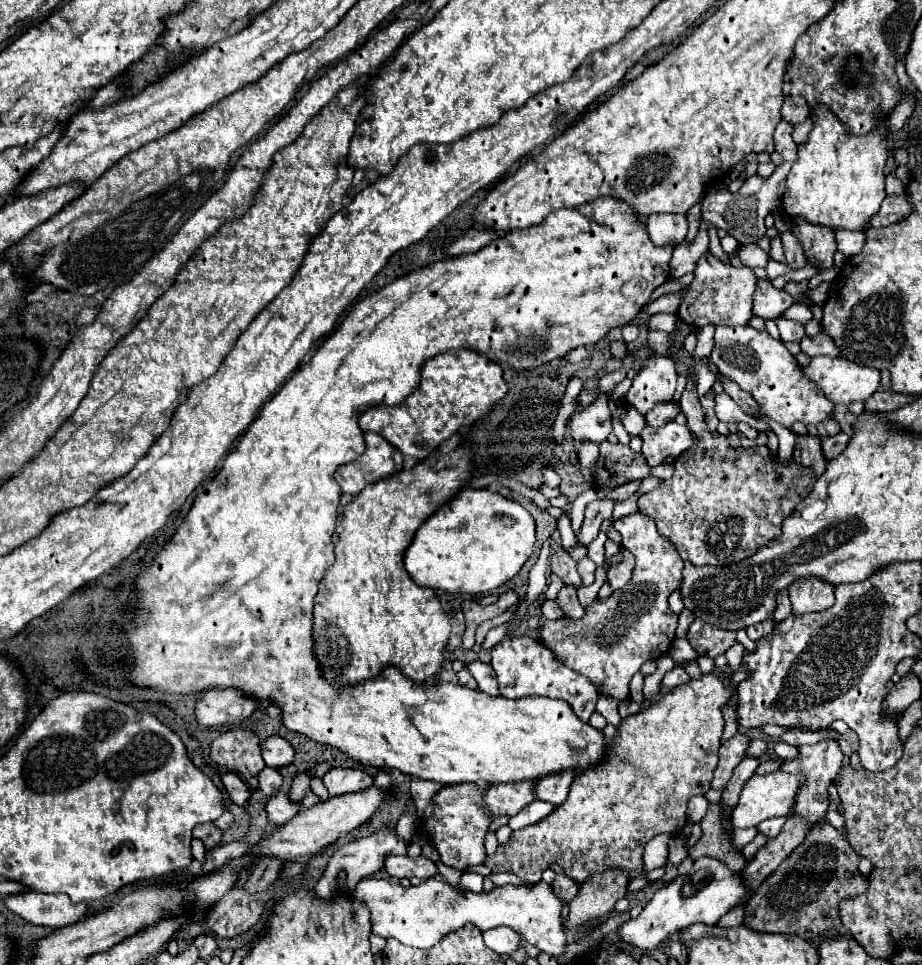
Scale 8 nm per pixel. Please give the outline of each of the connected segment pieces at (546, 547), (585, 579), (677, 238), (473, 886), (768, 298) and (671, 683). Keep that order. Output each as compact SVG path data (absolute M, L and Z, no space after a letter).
M547 539L540 551L536 564L529 573L529 584L527 589L527 600L534 602L545 591L547 586L547 572L549 568L549 556L551 539Z
M588 557L580 559L578 561L578 573L582 580L582 587L586 585L592 585L595 581L595 571L597 566Z
M656 215L648 217L648 235L654 241L654 245L668 245L674 243L678 245L684 241L686 231L688 231L688 221L686 217L672 217L672 215Z
M464 871L458 887L460 889L479 893L480 891L483 891L483 880L484 878L477 873Z
M768 279L756 283L752 299L752 313L762 319L778 319L794 303L794 299L784 289L776 289Z
M674 667L672 671L668 671L666 675L664 675L664 679L662 679L662 685L664 687L668 687L668 689L672 689L672 687L678 687L678 685L682 685L682 683L686 683L690 677L688 677L688 673L682 669L682 667Z

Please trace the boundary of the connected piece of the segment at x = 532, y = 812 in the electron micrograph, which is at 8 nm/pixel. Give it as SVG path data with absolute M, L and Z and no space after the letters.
M536 799L536 801L532 801L528 807L524 807L516 817L512 817L512 819L508 821L508 825L510 825L512 831L524 829L524 827L528 827L528 825L534 825L534 823L546 819L554 809L556 809L554 803Z

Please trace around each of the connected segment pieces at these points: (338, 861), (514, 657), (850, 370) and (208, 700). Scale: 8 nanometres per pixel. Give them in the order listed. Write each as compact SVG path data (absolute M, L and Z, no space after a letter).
M388 823L388 825L380 827L378 831L374 831L374 833L368 835L368 837L362 837L362 839L356 839L356 841L352 841L352 843L342 845L342 847L332 855L332 859L330 859L330 863L328 863L328 867L326 867L326 871L324 871L324 875L322 875L322 879L316 883L314 891L316 891L320 897L332 897L332 895L340 889L338 883L336 883L336 877L338 877L340 871L346 871L346 873L348 873L346 887L348 887L348 889L354 889L360 879L364 879L366 875L374 875L376 871L380 871L380 869L384 867L386 857L390 857L390 855L406 855L406 851L408 851L408 843L406 843L406 841L400 841L398 835L396 835L396 831L394 831L394 825Z
M504 637L492 649L490 665L498 675L500 695L506 699L520 699L526 695L564 699L570 703L578 719L584 723L588 723L590 715L596 711L596 701L598 701L596 687L584 675L576 675L572 669L556 661L552 651L540 645L540 641L534 641L530 637Z
M812 357L810 365L804 367L804 373L820 385L834 405L866 401L880 383L880 371L844 357Z
M210 689L208 693L202 693L196 703L196 721L206 727L220 727L220 725L232 725L246 717L250 717L256 709L256 701L248 701L248 697L240 697L234 689Z

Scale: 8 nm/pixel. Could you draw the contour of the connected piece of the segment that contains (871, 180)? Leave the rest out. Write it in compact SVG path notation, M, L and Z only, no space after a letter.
M812 109L814 129L806 145L798 147L798 159L786 177L782 211L790 217L802 217L812 225L830 227L834 231L866 231L870 219L878 213L884 191L884 161L888 159L886 123L870 135L848 135L838 125L830 109Z

